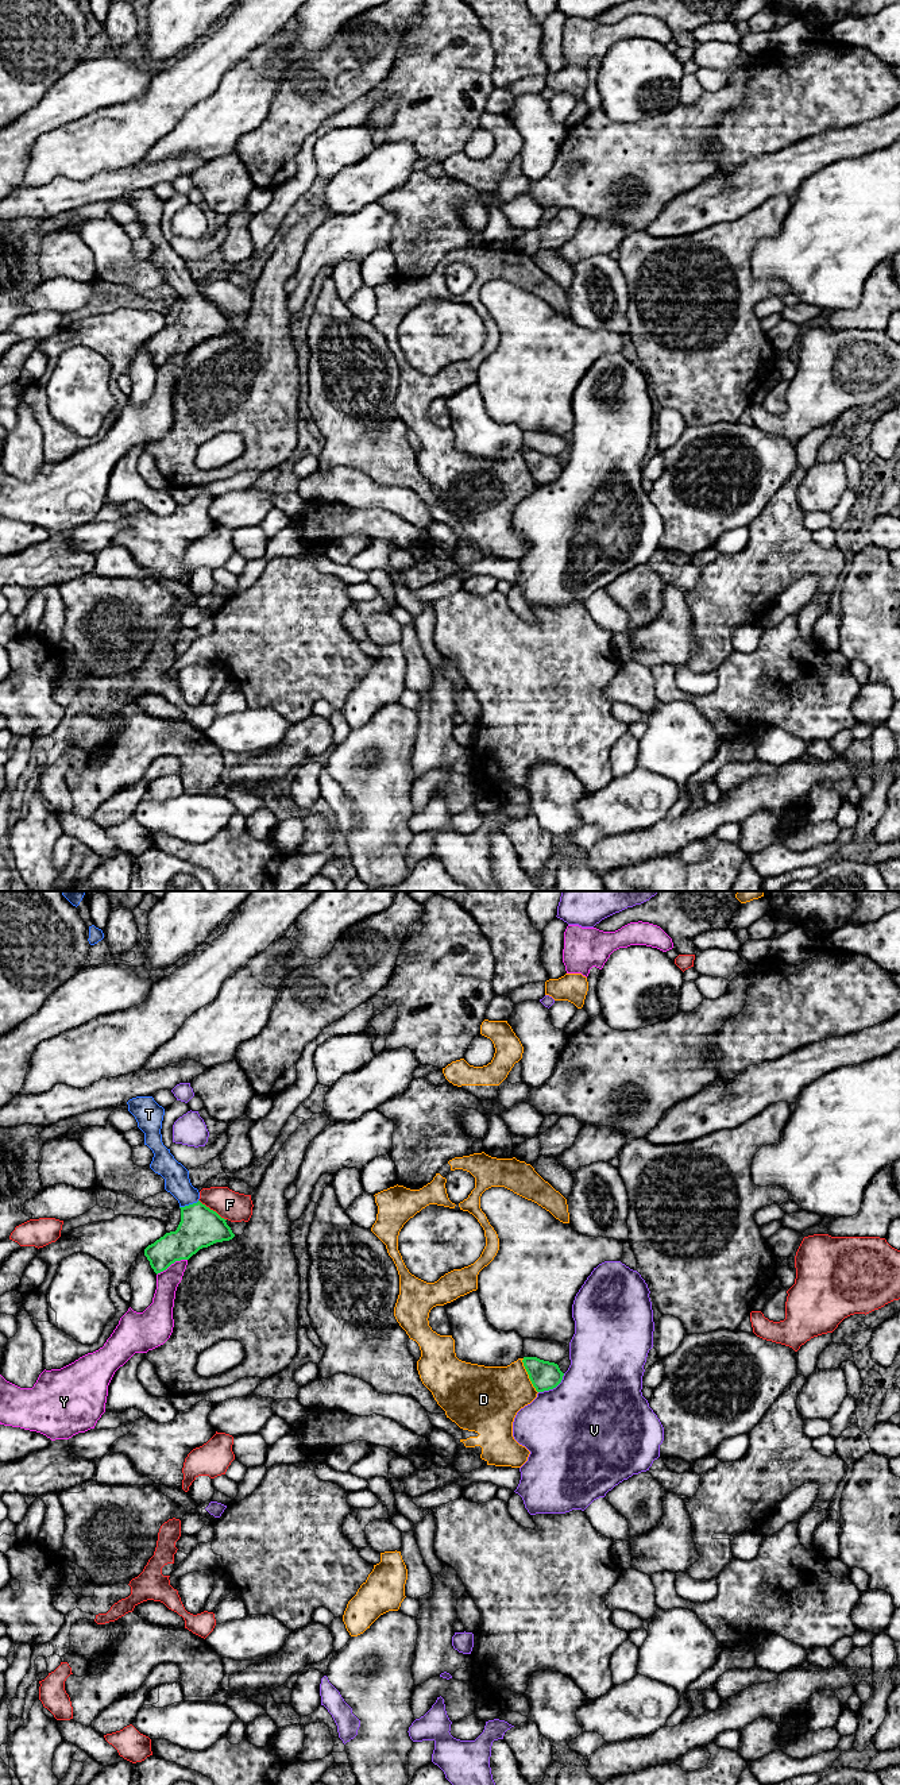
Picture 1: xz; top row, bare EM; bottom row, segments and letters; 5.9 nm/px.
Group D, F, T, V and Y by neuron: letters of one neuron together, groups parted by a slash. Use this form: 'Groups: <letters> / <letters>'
Groups: D / F / T / V / Y

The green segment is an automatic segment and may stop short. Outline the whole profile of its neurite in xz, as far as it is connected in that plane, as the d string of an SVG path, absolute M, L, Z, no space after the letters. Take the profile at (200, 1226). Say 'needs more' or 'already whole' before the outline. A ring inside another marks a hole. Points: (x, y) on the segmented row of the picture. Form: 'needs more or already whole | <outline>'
needs more | M136 1096L127 1102L138 1127L144 1133L144 1145L152 1153L150 1168L165 1179L165 1190L179 1203L181 1222L175 1231L166 1233L144 1249L144 1256L158 1275L171 1264L189 1260L200 1249L235 1237L227 1219L202 1204L200 1192L189 1179L189 1171L178 1163L162 1142L165 1109L152 1096Z

